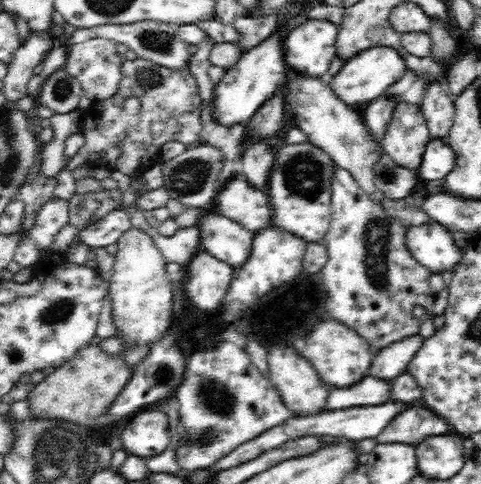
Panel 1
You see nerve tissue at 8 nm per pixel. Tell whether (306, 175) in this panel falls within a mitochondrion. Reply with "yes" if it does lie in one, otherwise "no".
yes

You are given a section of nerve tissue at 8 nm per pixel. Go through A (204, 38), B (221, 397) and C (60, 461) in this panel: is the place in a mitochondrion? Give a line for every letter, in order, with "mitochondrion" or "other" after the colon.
A: other
B: mitochondrion
C: mitochondrion

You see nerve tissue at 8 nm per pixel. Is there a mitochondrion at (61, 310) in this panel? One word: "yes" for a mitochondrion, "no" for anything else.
yes

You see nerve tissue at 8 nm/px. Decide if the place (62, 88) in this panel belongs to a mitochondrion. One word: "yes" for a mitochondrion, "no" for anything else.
yes

